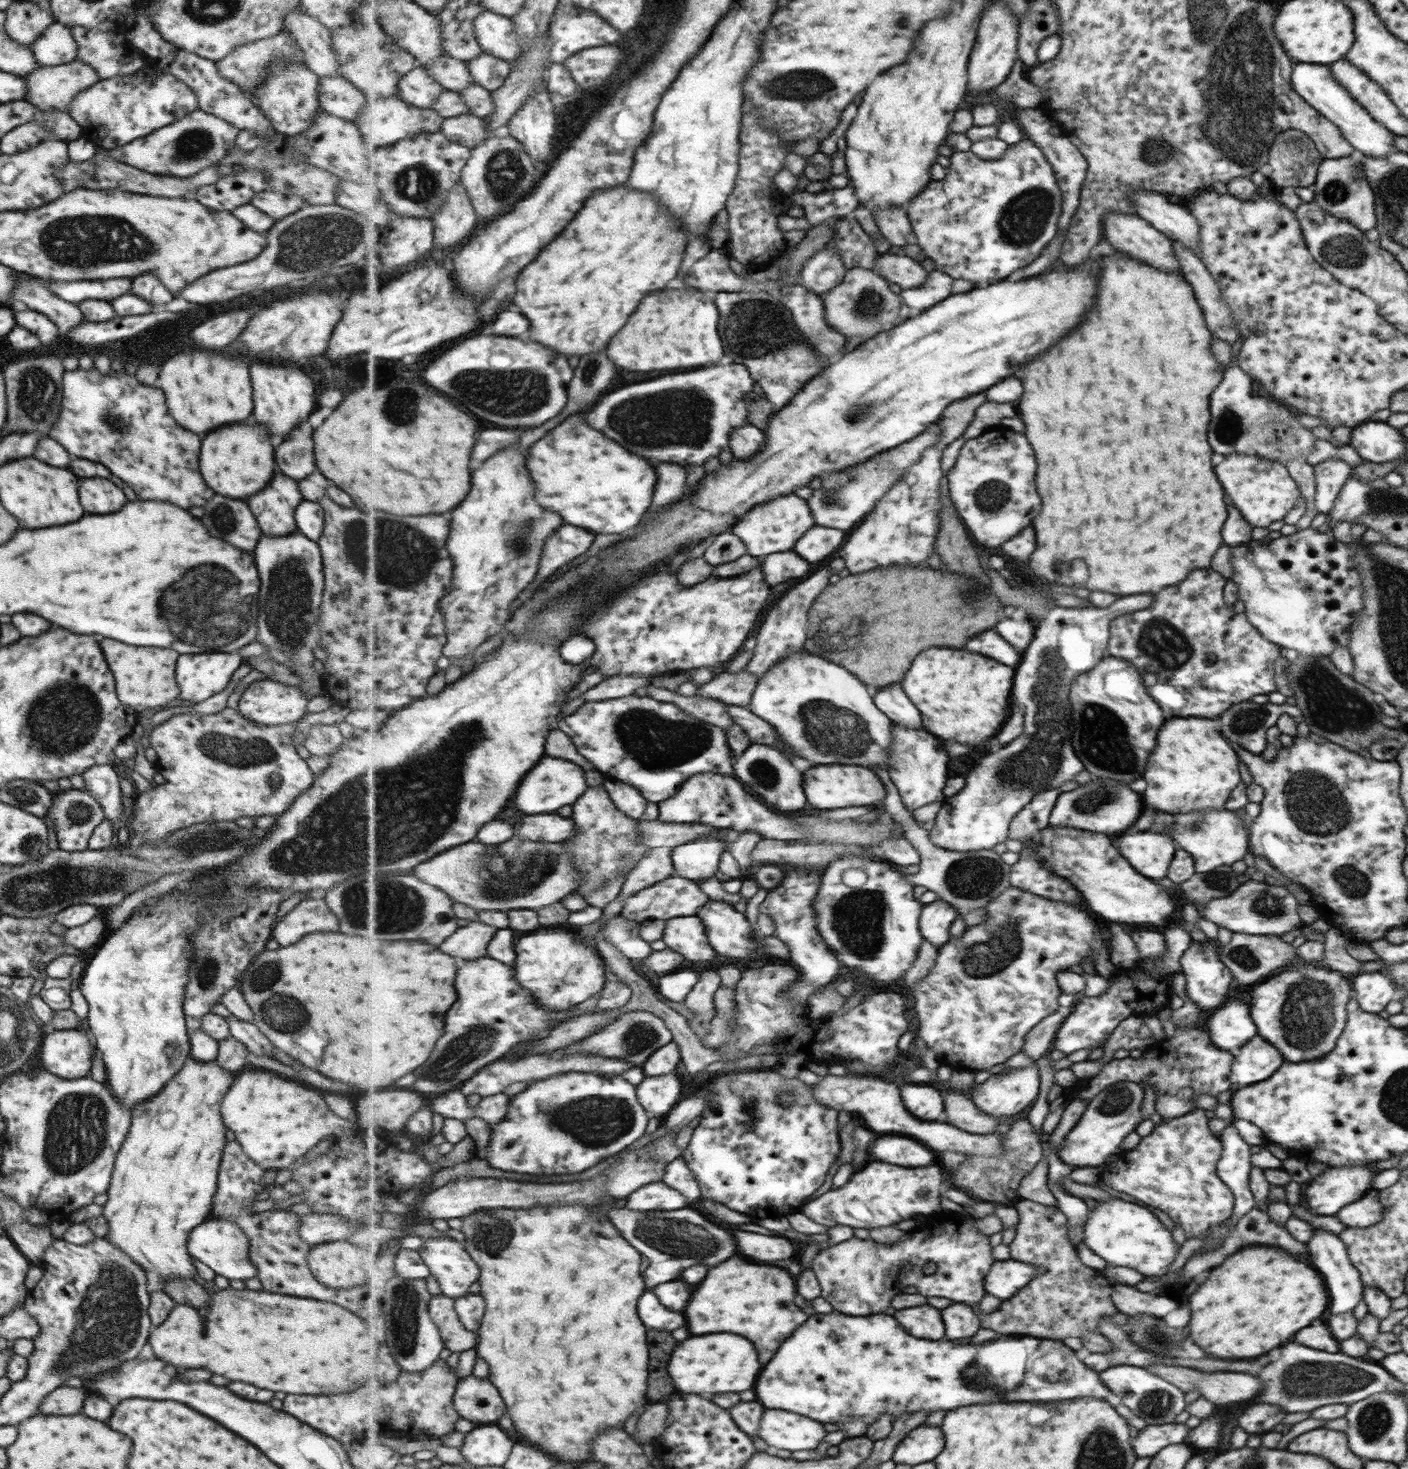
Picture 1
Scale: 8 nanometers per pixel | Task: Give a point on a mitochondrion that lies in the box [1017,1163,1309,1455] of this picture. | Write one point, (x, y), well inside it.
(1157, 1404)

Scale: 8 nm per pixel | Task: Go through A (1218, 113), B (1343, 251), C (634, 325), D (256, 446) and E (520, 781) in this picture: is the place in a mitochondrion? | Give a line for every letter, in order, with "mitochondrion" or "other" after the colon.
A: mitochondrion
B: mitochondrion
C: other
D: other
E: other

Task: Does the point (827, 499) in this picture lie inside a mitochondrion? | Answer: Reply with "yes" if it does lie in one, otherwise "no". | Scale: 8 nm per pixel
yes

